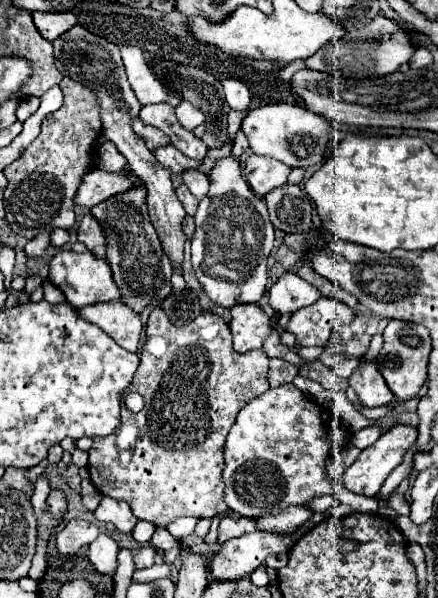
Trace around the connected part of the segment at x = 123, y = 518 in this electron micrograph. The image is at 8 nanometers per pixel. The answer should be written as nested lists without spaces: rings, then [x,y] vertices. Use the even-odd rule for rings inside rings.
[[[102,496],[100,506],[94,510],[94,518],[106,524],[114,524],[122,534],[130,534],[136,526],[136,516],[132,514],[130,506],[122,500],[114,500],[108,496]]]

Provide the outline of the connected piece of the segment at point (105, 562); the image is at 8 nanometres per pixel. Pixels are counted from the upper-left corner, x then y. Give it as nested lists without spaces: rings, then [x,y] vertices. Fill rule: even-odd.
[[[100,534],[90,546],[88,546],[88,552],[86,552],[86,558],[94,564],[94,568],[100,572],[100,574],[106,574],[106,576],[112,576],[116,566],[118,566],[118,544],[106,536],[106,534]]]

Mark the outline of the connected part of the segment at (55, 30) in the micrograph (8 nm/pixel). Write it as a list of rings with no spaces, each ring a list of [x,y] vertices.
[[[62,12],[62,14],[32,14],[34,26],[38,32],[48,40],[54,42],[60,34],[68,32],[72,26],[76,26],[76,16],[72,12]]]

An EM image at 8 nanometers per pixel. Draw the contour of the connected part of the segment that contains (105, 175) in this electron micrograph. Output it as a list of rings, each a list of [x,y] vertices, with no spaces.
[[[92,168],[82,178],[82,184],[80,184],[78,192],[76,192],[74,202],[92,208],[92,206],[108,200],[110,196],[122,194],[122,192],[134,188],[134,186],[136,184],[130,180],[128,168],[124,168],[120,172],[106,172],[102,168]]]

